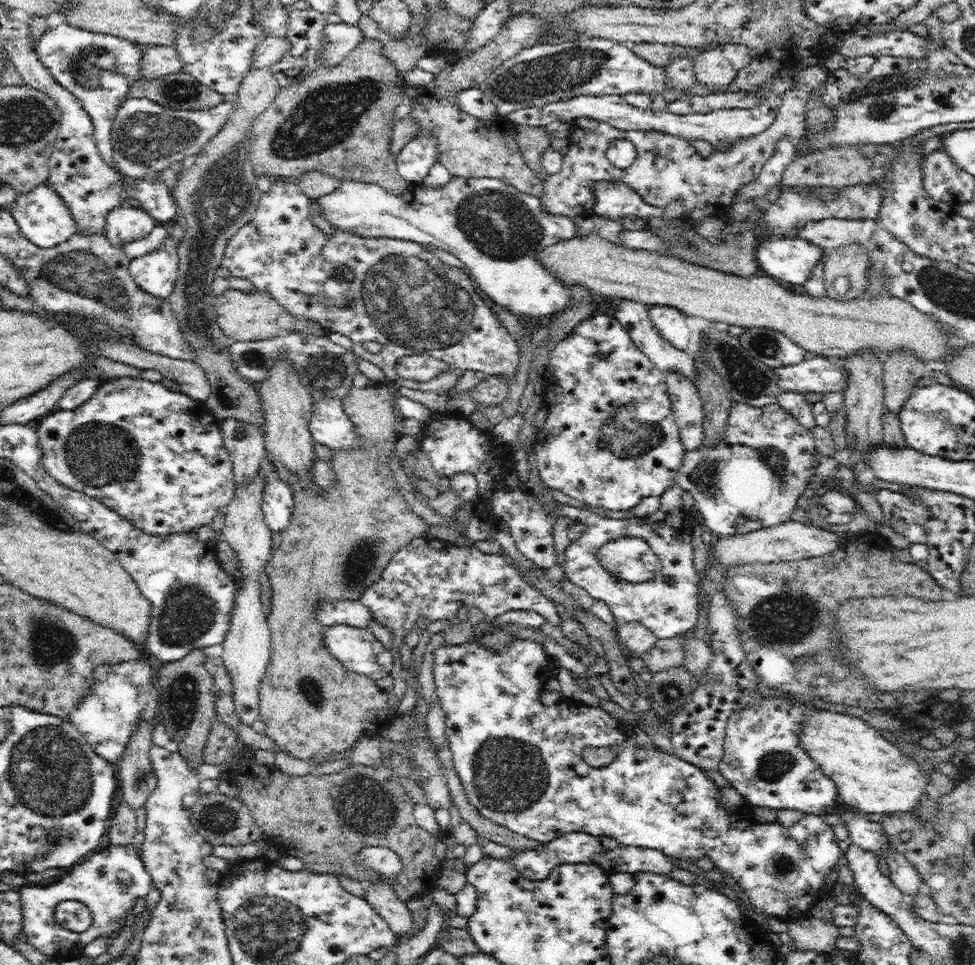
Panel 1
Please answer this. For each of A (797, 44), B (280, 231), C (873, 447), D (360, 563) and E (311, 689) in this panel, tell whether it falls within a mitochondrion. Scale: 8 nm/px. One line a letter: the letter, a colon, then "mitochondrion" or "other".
A: other
B: other
C: other
D: mitochondrion
E: mitochondrion

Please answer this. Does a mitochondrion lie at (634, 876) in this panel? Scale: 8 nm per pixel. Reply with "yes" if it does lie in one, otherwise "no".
no

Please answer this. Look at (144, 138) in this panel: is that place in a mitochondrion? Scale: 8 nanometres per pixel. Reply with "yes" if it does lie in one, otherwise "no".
yes

